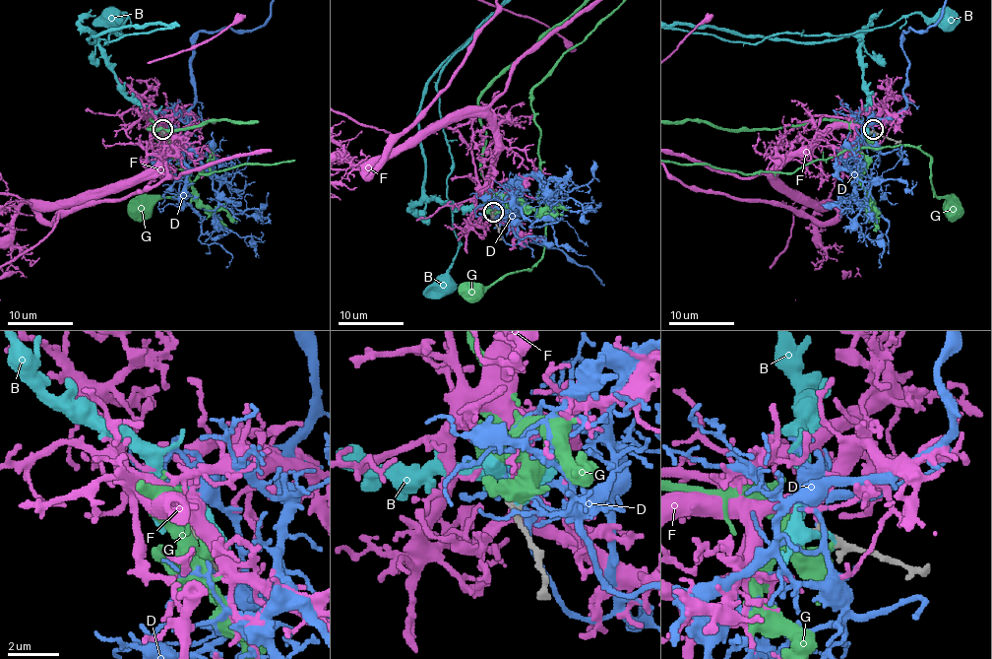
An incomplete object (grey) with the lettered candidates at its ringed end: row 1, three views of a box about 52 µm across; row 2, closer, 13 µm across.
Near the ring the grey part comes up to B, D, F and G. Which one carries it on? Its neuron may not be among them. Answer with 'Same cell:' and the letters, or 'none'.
Same cell: F

